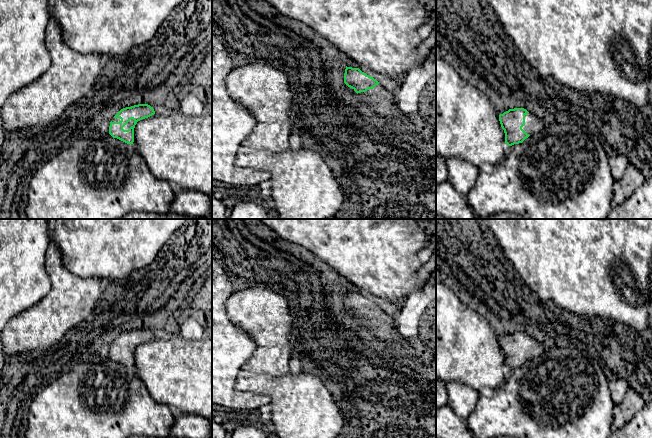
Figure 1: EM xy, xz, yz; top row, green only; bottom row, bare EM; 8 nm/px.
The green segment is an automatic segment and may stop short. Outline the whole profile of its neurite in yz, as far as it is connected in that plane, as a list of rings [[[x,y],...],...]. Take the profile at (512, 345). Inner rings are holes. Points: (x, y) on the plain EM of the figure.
[[[524,332],[509,333],[499,339],[499,345],[505,357],[505,367],[508,370],[522,367],[530,359],[546,353],[543,344]]]

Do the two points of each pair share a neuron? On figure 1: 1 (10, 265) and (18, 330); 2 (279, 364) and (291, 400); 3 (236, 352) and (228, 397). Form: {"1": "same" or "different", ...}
{"1": "different", "2": "different", "3": "same"}

